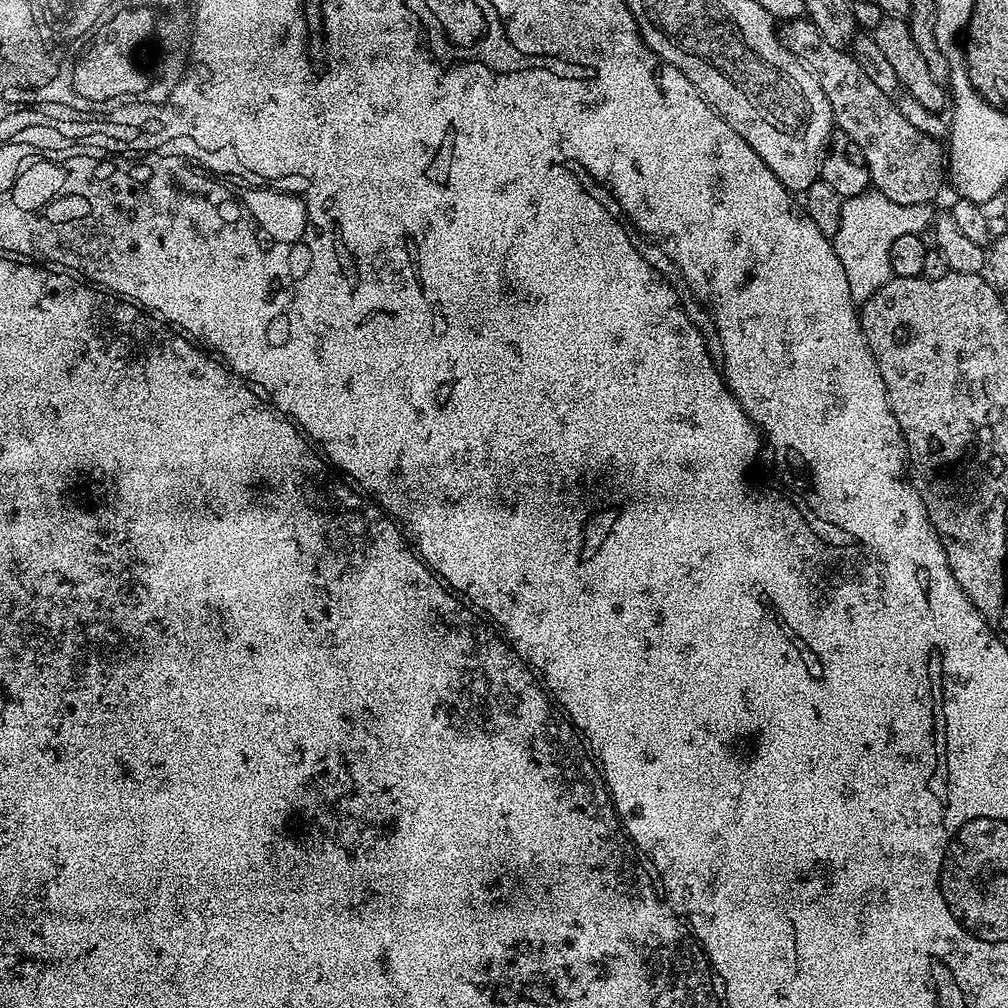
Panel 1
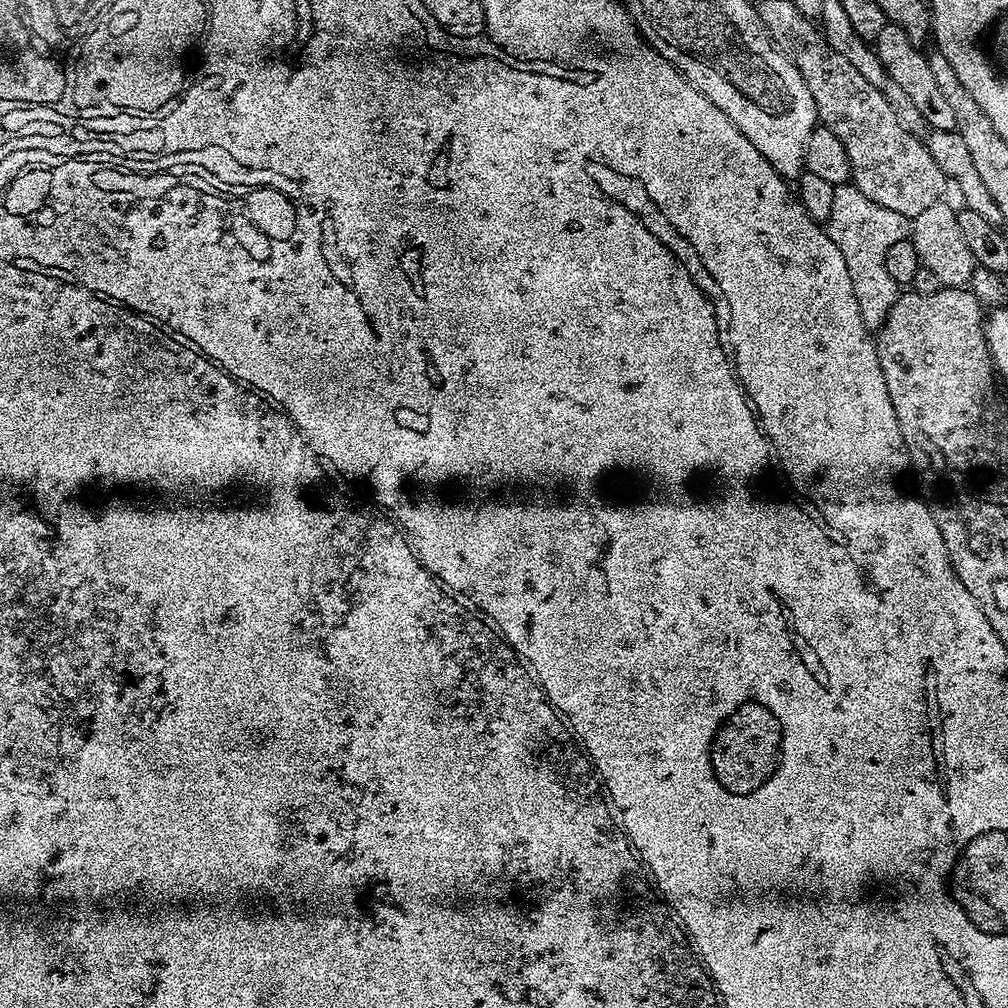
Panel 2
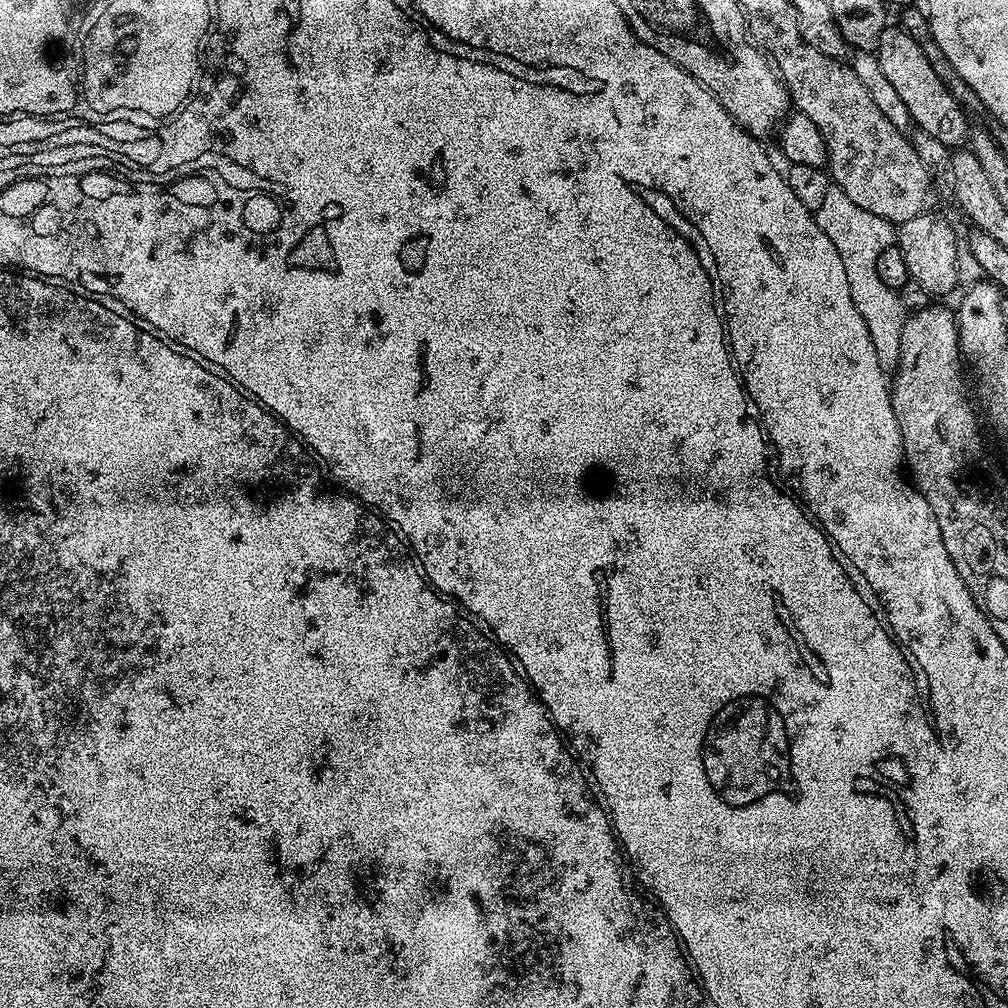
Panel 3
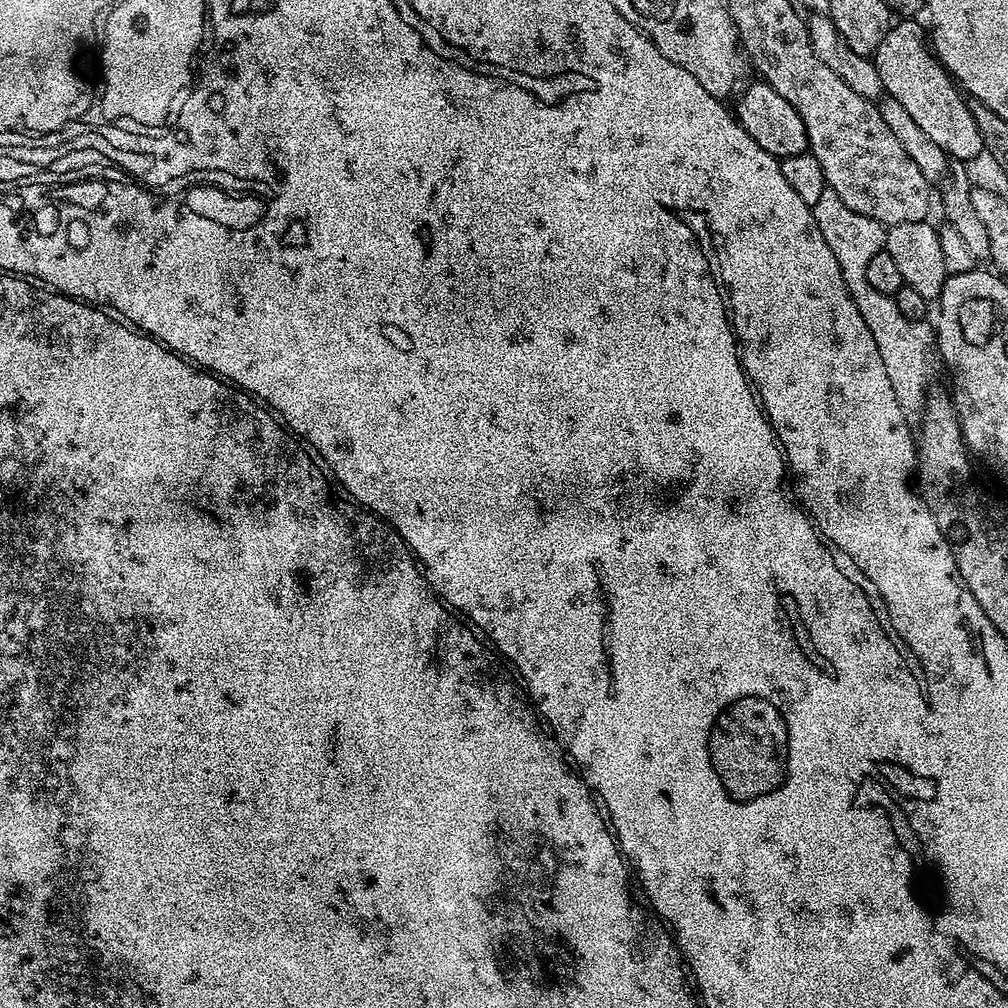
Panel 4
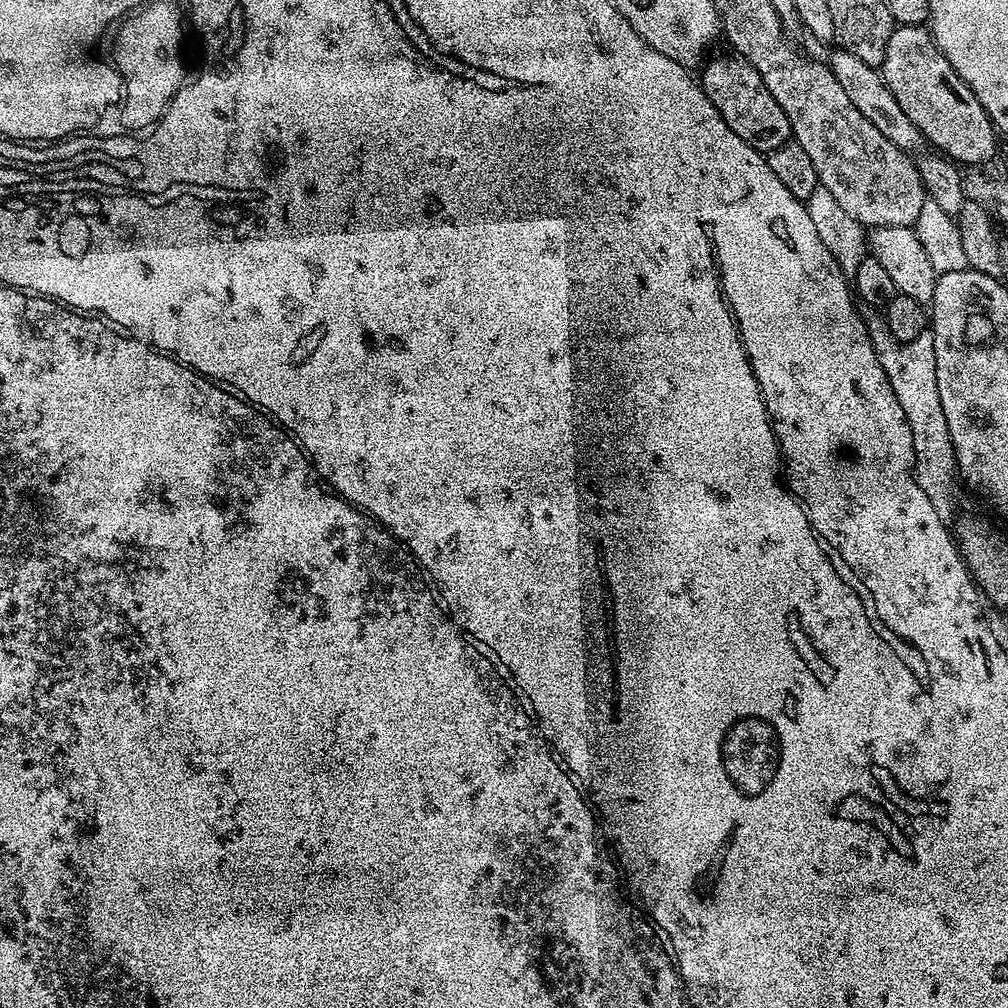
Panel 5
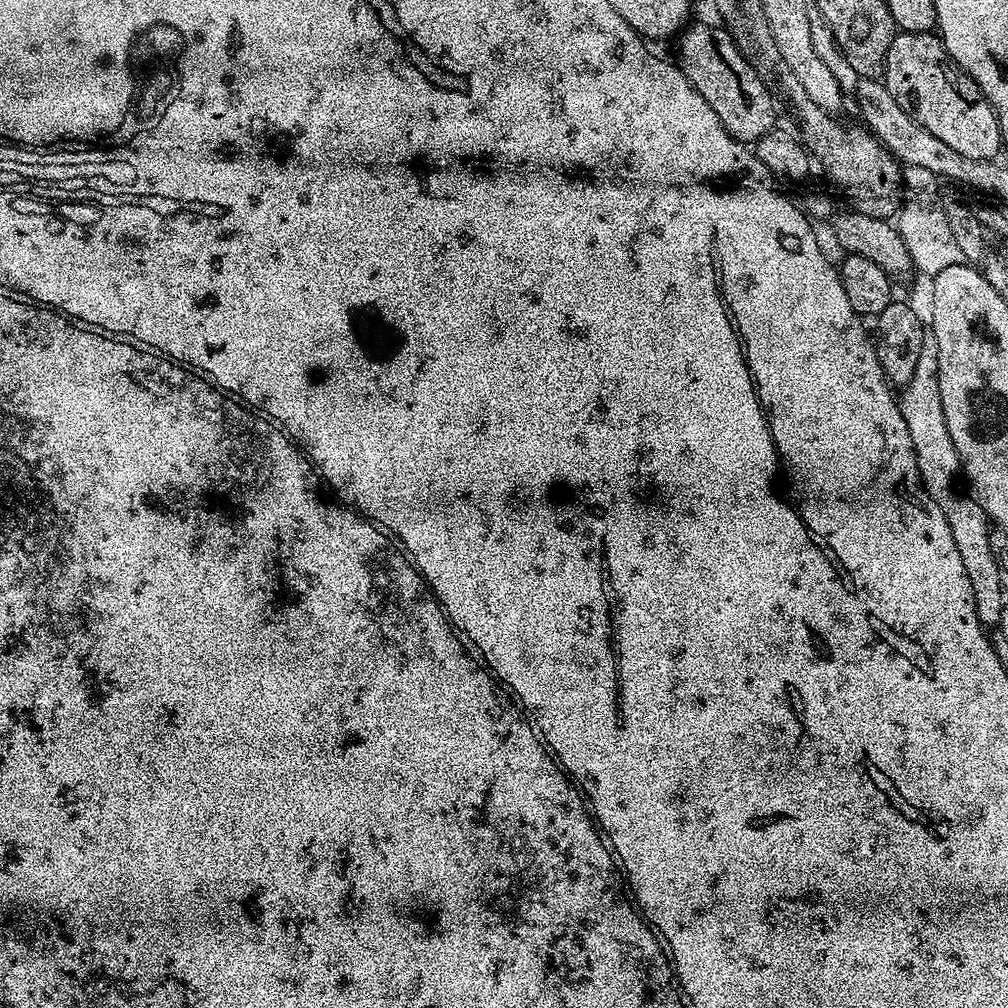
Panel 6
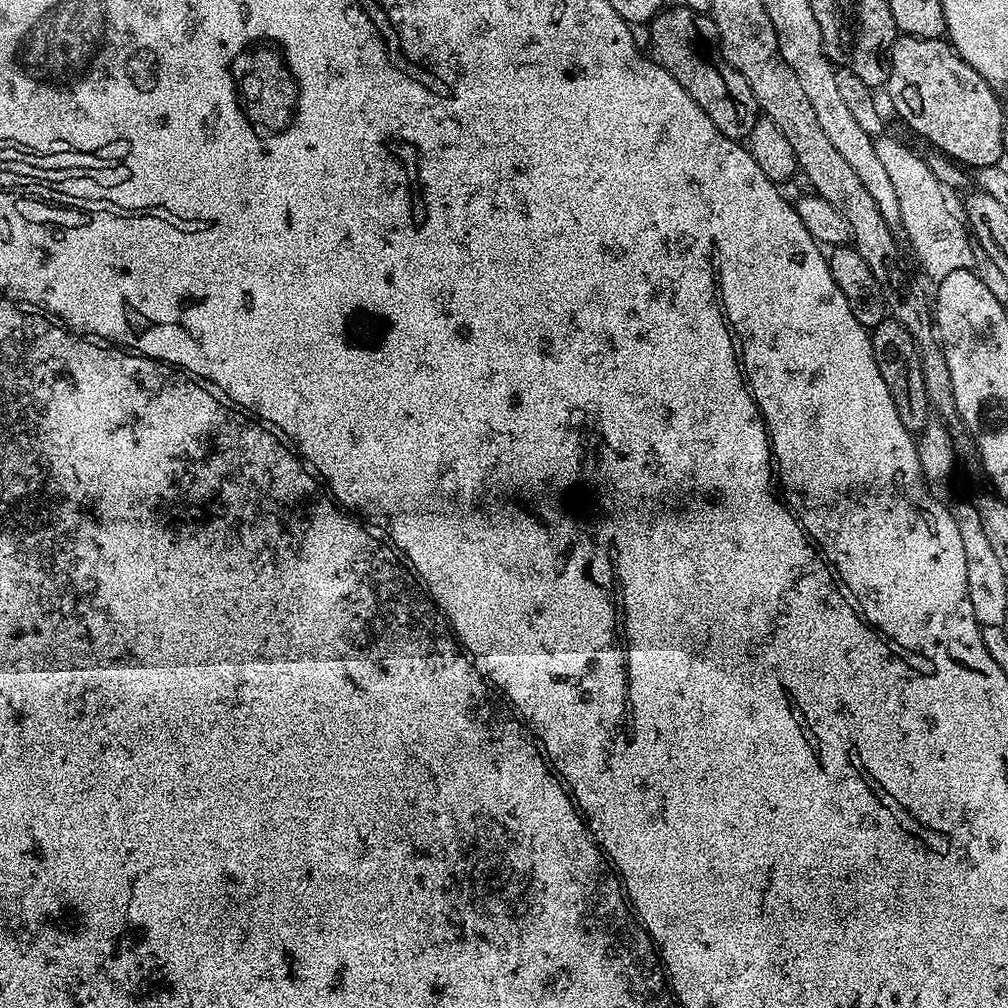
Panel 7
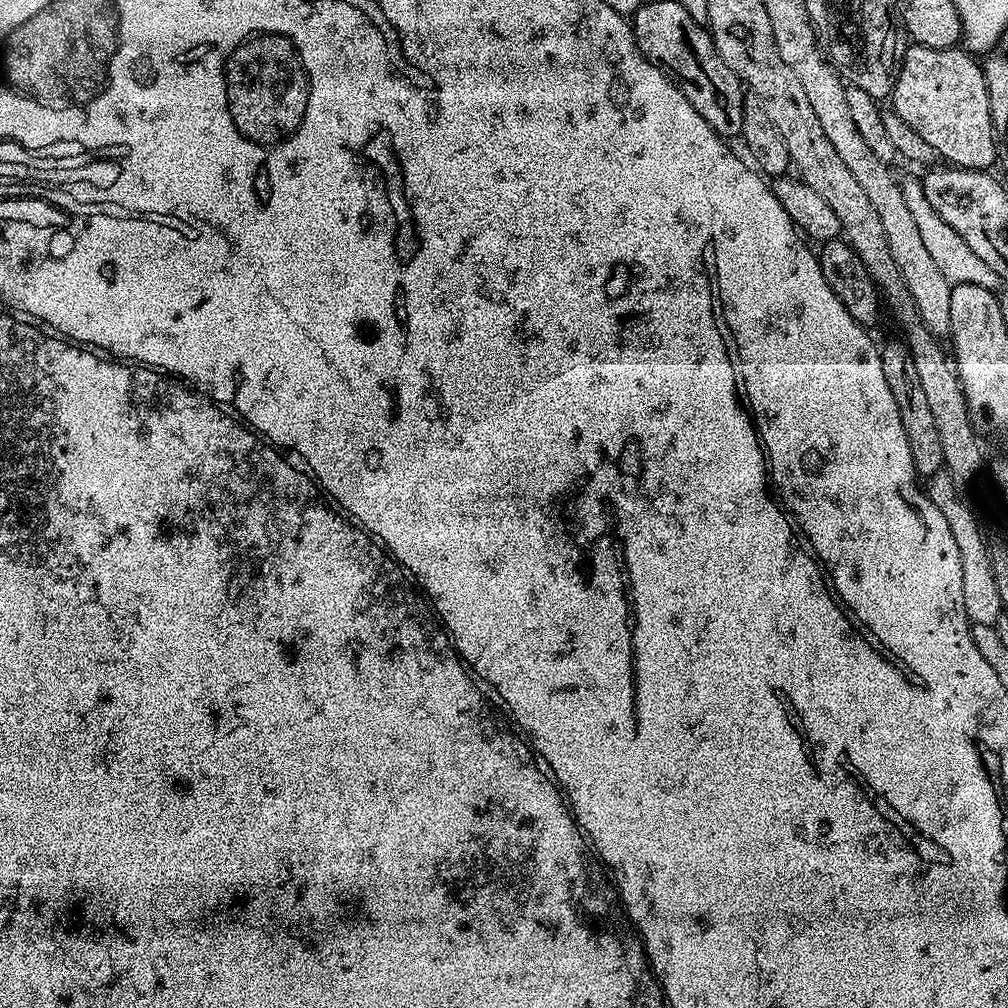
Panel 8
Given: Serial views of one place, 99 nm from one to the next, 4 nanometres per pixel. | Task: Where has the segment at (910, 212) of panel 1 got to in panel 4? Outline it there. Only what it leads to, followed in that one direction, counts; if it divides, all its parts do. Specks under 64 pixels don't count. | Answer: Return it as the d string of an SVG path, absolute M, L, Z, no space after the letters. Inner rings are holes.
M832 188L822 190L818 202L810 207L814 222L818 222L818 230L822 230L822 238L826 238L826 246L830 246L834 258L838 258L838 270L842 270L848 293L854 298L854 306L858 306L858 314L862 314L862 322L866 322L874 342L878 342L878 354L882 354L882 366L890 378L894 398L898 398L898 406L902 406L902 414L909 422L919 421L929 391L928 351L934 348L934 328L927 319L906 318L906 314L898 310L895 296L878 294L878 290L866 282L866 265L870 258L886 248L885 225L874 218L866 218L866 214L850 210L850 206L846 206Z

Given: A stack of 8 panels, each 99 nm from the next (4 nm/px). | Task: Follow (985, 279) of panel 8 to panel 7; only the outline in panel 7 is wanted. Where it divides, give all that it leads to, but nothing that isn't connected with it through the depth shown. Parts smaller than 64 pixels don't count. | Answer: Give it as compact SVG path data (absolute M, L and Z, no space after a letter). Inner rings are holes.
M890 136L877 137L874 151L897 191L901 229L923 272L932 281L939 282L954 270L971 269L975 265L975 251L970 234L963 219L952 212L945 188L934 177L923 155L918 156L910 147Z

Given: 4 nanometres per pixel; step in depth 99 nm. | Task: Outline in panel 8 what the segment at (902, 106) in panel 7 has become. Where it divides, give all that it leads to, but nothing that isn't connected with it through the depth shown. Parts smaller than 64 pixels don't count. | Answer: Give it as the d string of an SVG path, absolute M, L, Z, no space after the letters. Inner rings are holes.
M908 46L905 52L903 49L896 74L896 89L890 100L902 121L916 130L923 141L934 146L941 161L957 168L991 169L996 160L998 137L992 127L984 70L973 53L960 46Z

